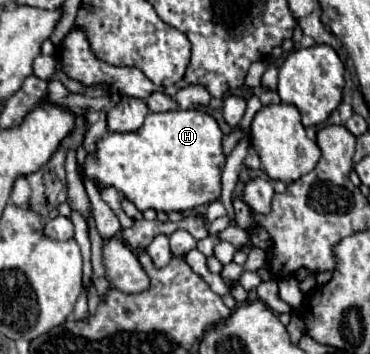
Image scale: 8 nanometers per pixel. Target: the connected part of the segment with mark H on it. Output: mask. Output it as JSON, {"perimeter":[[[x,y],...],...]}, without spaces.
{"perimeter":[[[203,111],[149,113],[141,131],[109,131],[99,139],[95,157],[85,157],[85,175],[97,185],[115,187],[139,211],[191,211],[221,197],[221,167],[227,159],[221,141],[217,121]]]}

